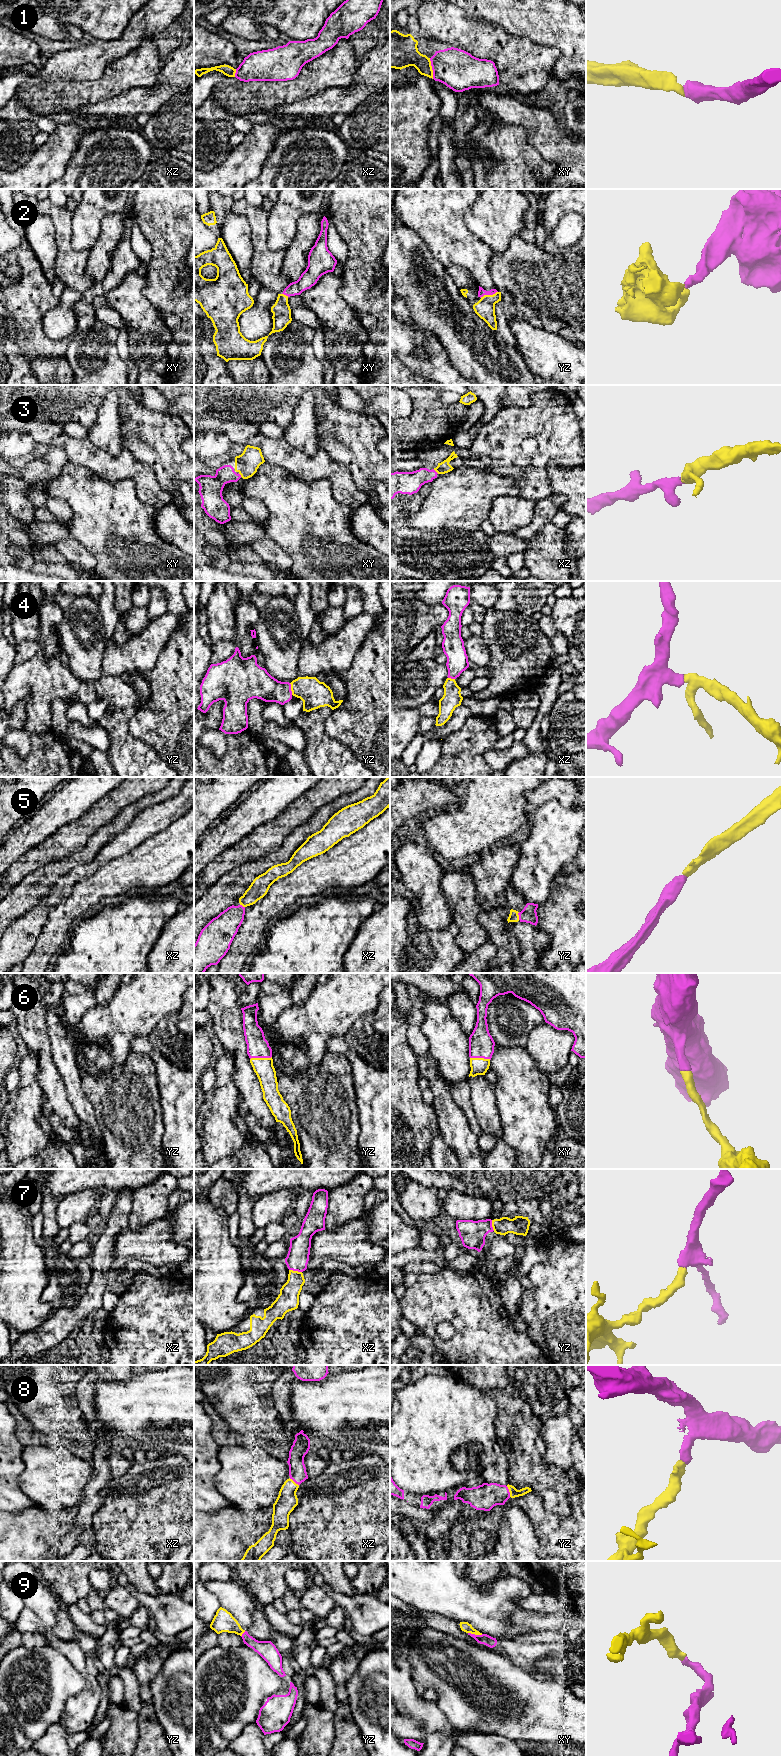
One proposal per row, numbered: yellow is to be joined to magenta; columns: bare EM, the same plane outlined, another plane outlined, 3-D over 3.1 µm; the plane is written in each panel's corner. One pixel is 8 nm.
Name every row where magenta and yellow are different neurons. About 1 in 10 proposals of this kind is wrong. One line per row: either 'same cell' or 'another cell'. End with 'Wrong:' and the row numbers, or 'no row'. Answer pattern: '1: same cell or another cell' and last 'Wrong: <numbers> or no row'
1: same cell
2: same cell
3: same cell
4: same cell
5: same cell
6: same cell
7: same cell
8: same cell
9: same cell
Wrong: no row

